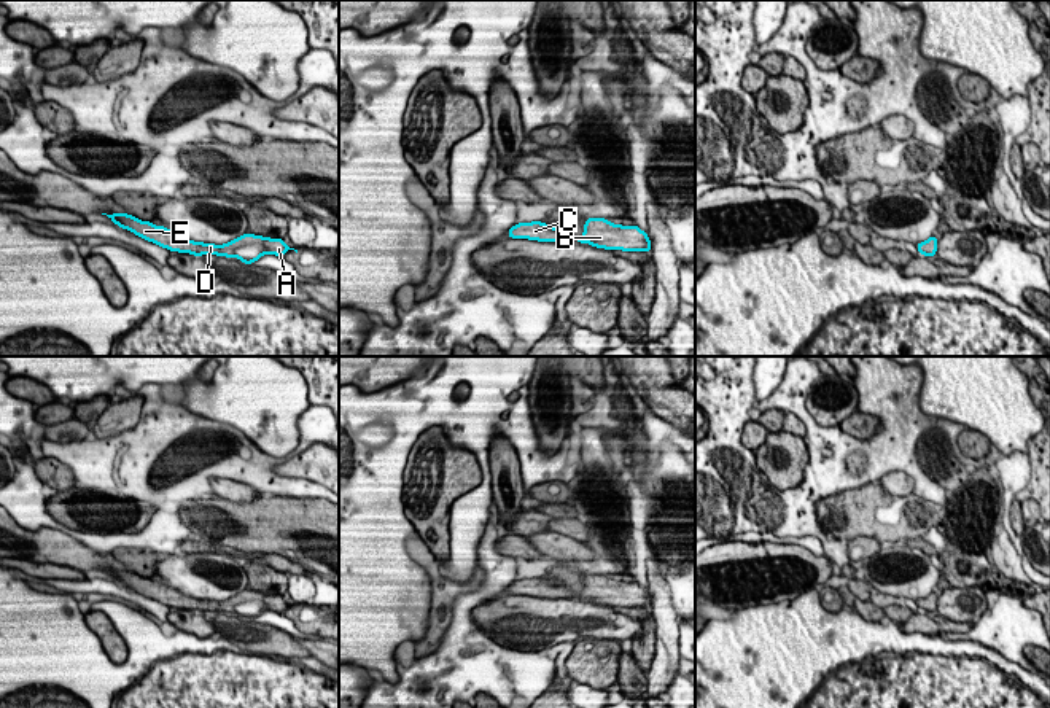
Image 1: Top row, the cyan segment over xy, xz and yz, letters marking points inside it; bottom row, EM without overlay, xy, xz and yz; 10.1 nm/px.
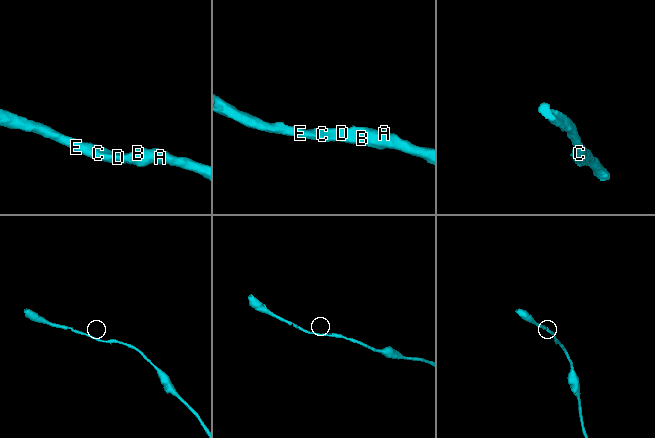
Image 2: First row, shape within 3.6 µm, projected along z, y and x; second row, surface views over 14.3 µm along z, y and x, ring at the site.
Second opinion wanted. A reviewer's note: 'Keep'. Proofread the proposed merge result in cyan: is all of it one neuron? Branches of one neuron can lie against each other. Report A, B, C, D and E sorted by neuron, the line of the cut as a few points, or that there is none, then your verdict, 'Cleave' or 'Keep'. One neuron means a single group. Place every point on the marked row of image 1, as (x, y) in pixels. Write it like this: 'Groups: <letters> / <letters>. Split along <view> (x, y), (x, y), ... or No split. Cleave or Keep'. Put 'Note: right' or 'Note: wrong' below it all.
Groups: A B C D E. No split. Keep
Note: right

